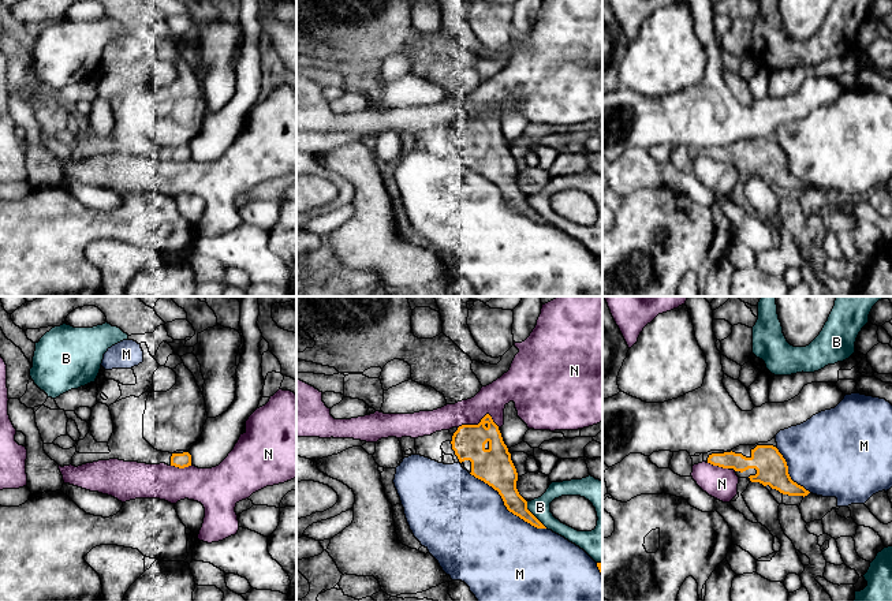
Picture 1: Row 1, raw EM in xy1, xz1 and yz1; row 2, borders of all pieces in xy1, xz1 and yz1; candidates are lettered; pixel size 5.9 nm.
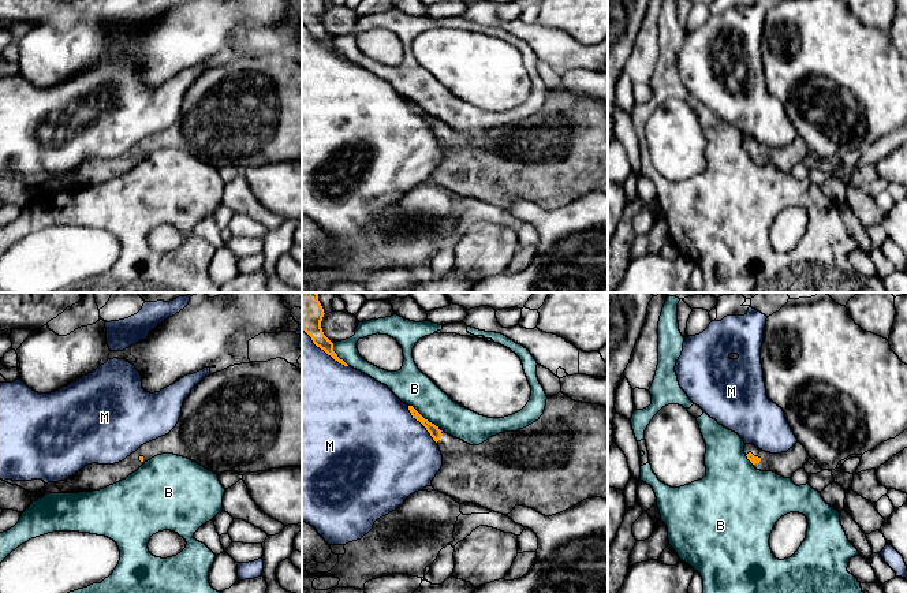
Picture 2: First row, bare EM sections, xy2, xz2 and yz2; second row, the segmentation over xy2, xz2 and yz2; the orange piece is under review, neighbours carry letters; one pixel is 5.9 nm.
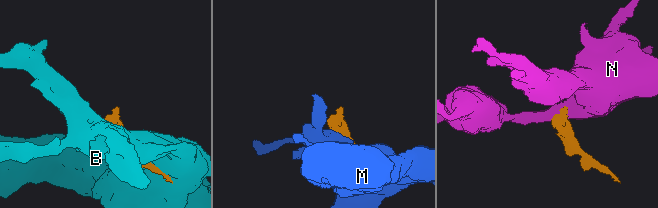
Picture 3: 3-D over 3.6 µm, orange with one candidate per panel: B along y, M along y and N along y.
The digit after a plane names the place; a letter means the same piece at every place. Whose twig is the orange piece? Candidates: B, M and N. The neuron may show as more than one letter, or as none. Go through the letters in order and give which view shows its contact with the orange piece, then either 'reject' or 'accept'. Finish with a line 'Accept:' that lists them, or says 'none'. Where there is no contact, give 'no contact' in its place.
B: meets orange in xz2; reject
M: meets orange in xz1; reject
N: meets orange in xz1; reject
Accept: none

